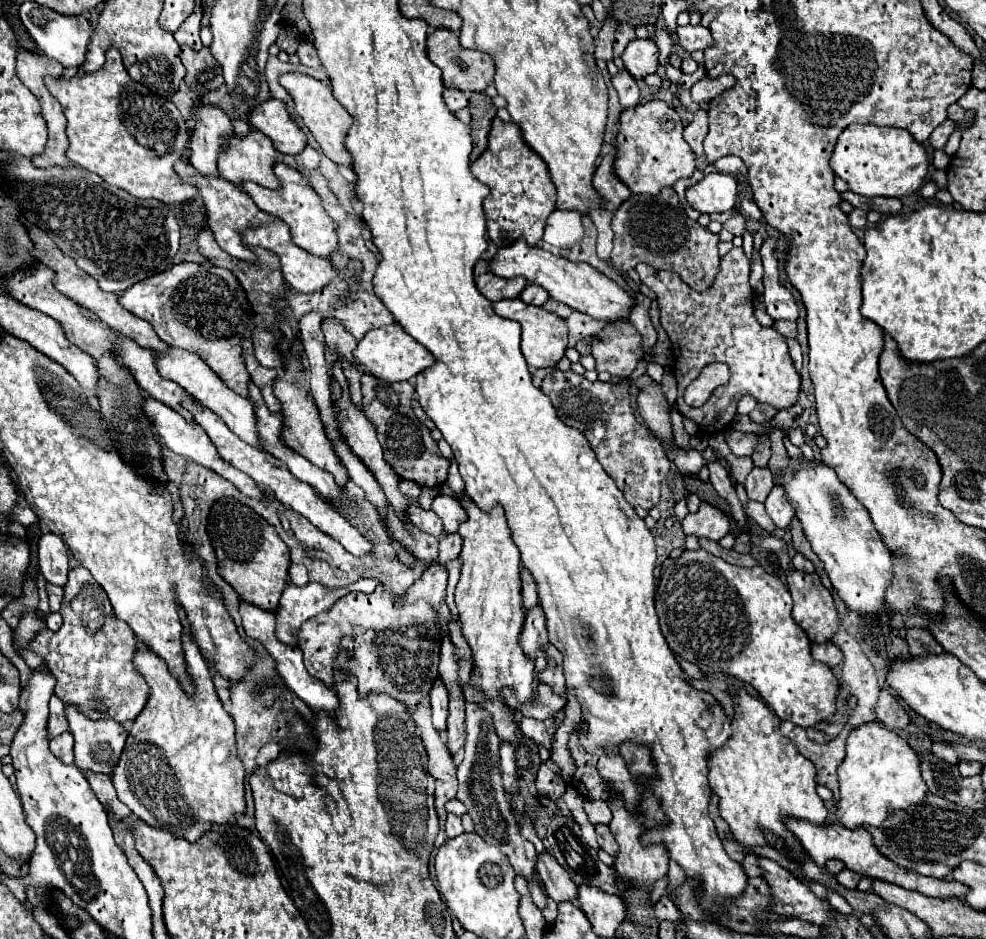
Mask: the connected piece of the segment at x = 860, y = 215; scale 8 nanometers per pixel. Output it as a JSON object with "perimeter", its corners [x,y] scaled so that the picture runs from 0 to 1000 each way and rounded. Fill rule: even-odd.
{"perimeter":[[[864,223],[860,229],[860,237],[862,237],[862,242],[870,242],[870,244],[878,242],[878,225]]]}

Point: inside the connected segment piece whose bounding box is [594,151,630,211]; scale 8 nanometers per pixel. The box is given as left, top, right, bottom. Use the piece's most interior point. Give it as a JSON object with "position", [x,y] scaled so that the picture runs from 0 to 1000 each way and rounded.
{"position":[622,203]}

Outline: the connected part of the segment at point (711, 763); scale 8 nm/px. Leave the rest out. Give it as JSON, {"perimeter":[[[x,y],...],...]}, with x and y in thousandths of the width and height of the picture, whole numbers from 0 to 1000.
{"perimeter":[[[740,732],[738,740],[744,747],[742,783],[718,806],[718,832],[730,849],[730,868],[740,879],[748,898],[777,900],[773,883],[781,883],[795,891],[807,911],[813,911],[811,896],[795,881],[795,870],[815,872],[834,879],[840,870],[836,853],[828,847],[828,819],[805,798],[803,789],[791,781],[791,766],[757,734]]]}

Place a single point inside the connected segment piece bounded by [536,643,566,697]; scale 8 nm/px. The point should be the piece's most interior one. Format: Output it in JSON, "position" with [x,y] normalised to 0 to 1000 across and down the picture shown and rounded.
{"position":[560,720]}

